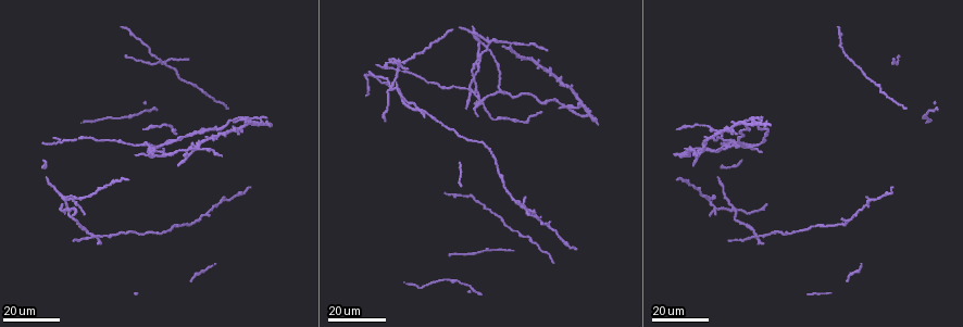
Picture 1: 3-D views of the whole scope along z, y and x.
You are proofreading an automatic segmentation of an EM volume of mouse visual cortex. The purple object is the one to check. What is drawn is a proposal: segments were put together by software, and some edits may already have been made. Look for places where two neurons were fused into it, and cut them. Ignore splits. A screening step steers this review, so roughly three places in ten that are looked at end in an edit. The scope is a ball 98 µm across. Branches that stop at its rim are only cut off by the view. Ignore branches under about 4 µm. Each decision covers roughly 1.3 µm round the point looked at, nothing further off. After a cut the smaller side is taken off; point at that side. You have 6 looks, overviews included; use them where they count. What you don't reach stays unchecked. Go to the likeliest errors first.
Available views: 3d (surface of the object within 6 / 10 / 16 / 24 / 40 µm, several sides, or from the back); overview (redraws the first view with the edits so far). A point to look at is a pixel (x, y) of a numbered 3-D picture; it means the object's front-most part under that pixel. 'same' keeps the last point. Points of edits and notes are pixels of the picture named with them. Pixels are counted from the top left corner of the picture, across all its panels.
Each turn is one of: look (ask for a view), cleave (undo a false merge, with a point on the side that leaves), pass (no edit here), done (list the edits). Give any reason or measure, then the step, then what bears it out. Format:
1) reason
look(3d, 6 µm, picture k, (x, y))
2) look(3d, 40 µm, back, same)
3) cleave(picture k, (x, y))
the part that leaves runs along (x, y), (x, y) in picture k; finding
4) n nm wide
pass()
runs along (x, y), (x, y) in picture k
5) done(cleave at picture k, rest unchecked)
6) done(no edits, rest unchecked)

looks like a crossing
look(3d, 24 µm, picture 1, (471, 91))

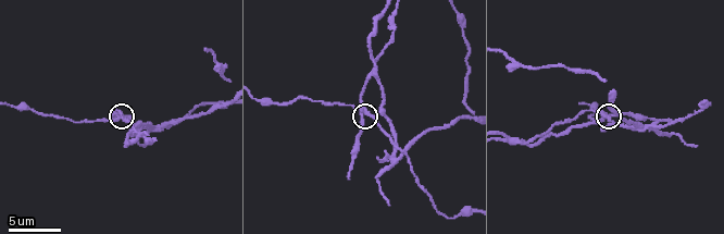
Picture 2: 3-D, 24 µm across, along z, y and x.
look(3d, 6 µm, picture 2, (365, 111))

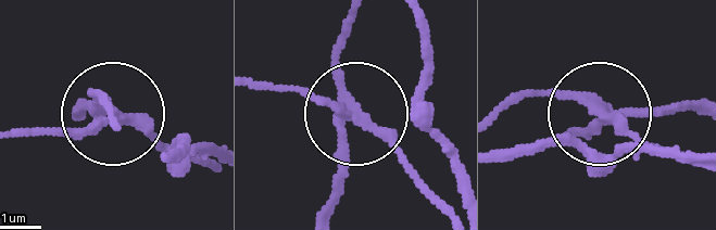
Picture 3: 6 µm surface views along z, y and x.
260 nm wide
cleave(picture 3, (343, 88))
two neurons meet here

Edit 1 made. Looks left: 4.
look(overview)

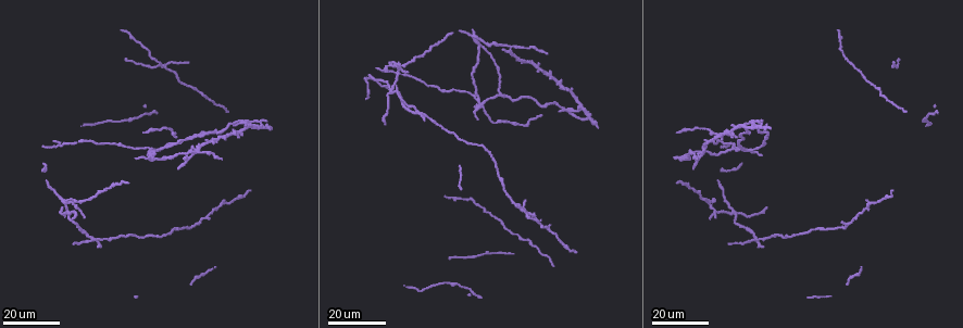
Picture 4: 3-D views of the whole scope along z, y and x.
branch point
look(3d, 24 µm, picture 4, (415, 111))

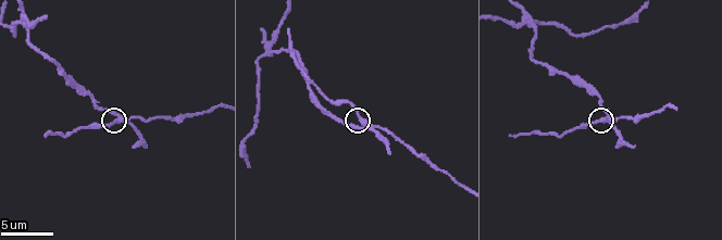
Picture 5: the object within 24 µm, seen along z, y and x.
look(3d, 10 µm, picture 5, (117, 118))

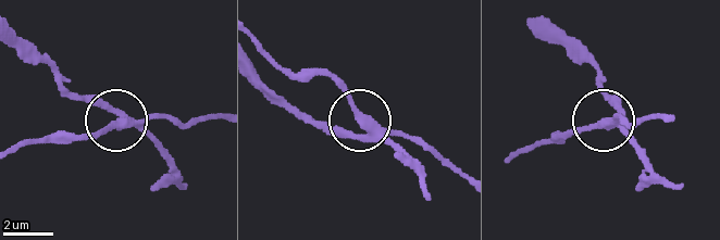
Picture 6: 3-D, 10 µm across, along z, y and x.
310 nm wide
cleave(picture 6, (98, 102))
a second neuron is stuck on

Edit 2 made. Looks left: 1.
arms part here
look(3d, 6 µm, picture 2, (643, 126))

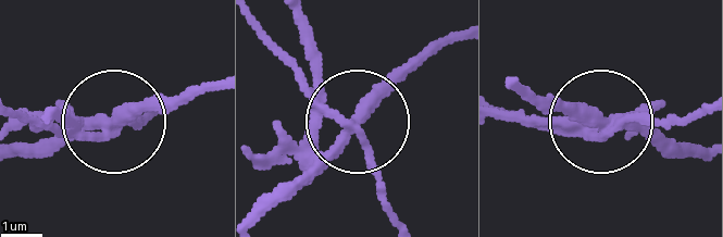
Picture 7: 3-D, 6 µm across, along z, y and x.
cleave(picture 7, (306, 162))
the part that leaves runs along (319, 94), (308, 25) in picture 7; two neurons meet here

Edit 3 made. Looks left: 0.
done(cleave at picture 3, cleave at picture 6, cleave at picture 7, rest unchecked)

